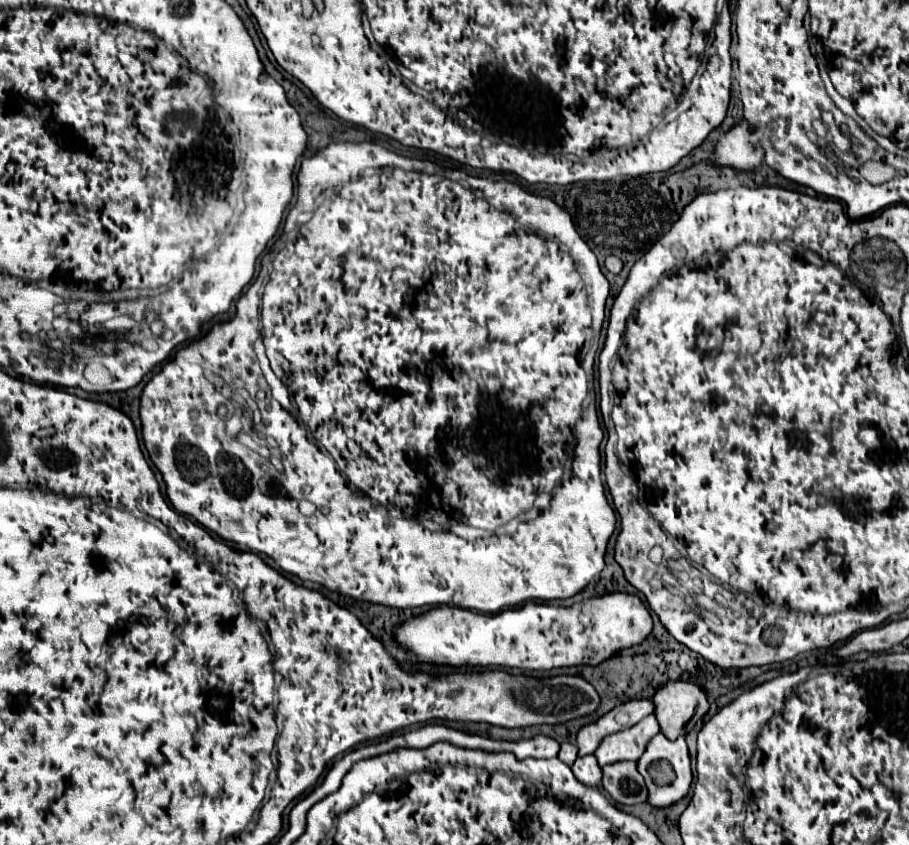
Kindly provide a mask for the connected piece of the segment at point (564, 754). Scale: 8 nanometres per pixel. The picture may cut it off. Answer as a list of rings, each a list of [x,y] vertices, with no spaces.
[[[561,743],[561,749],[559,749],[557,757],[563,759],[563,763],[571,767],[575,763],[575,759],[577,759],[577,747],[571,745],[571,743]]]

